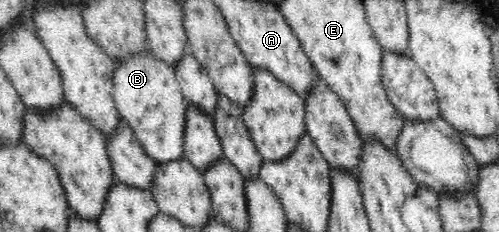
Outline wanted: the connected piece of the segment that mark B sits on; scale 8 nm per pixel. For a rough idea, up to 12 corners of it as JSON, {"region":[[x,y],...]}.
{"region":[[129,57],[114,101],[146,154],[184,158],[186,104],[174,70]]}

